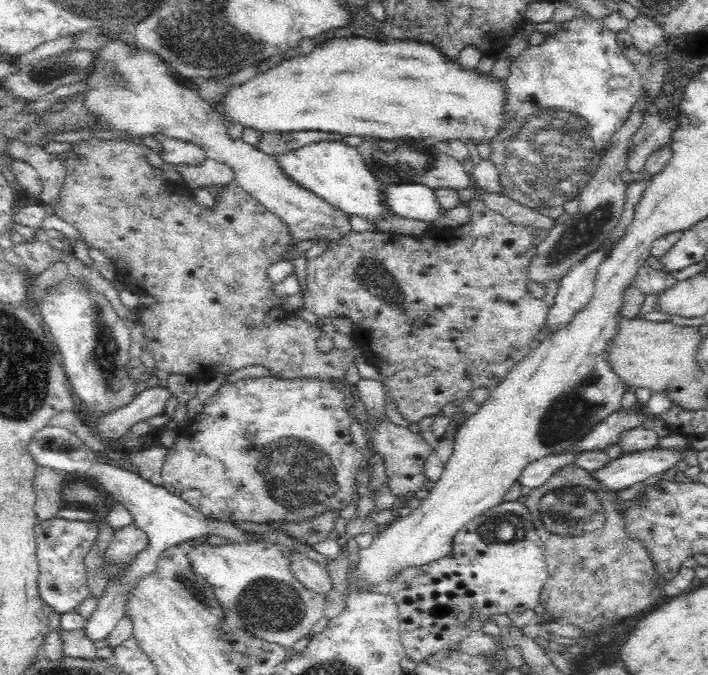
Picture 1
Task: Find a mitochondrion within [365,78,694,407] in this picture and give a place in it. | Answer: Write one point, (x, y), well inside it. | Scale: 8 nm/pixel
(545, 152)

